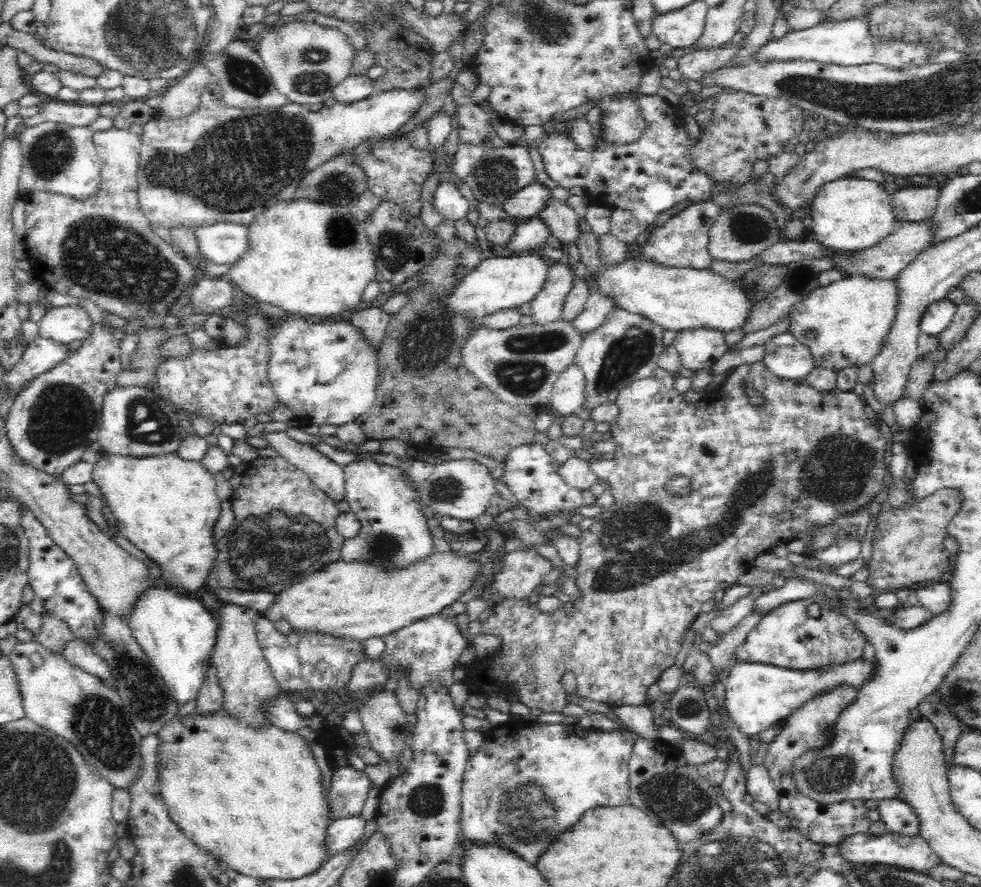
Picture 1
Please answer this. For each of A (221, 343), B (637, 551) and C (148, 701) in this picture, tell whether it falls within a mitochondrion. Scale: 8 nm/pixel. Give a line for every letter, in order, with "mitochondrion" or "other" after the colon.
A: other
B: mitochondrion
C: mitochondrion

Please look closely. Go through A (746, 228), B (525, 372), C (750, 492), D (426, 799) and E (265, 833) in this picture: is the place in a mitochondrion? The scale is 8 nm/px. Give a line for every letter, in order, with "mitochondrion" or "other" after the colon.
A: mitochondrion
B: mitochondrion
C: mitochondrion
D: mitochondrion
E: other

